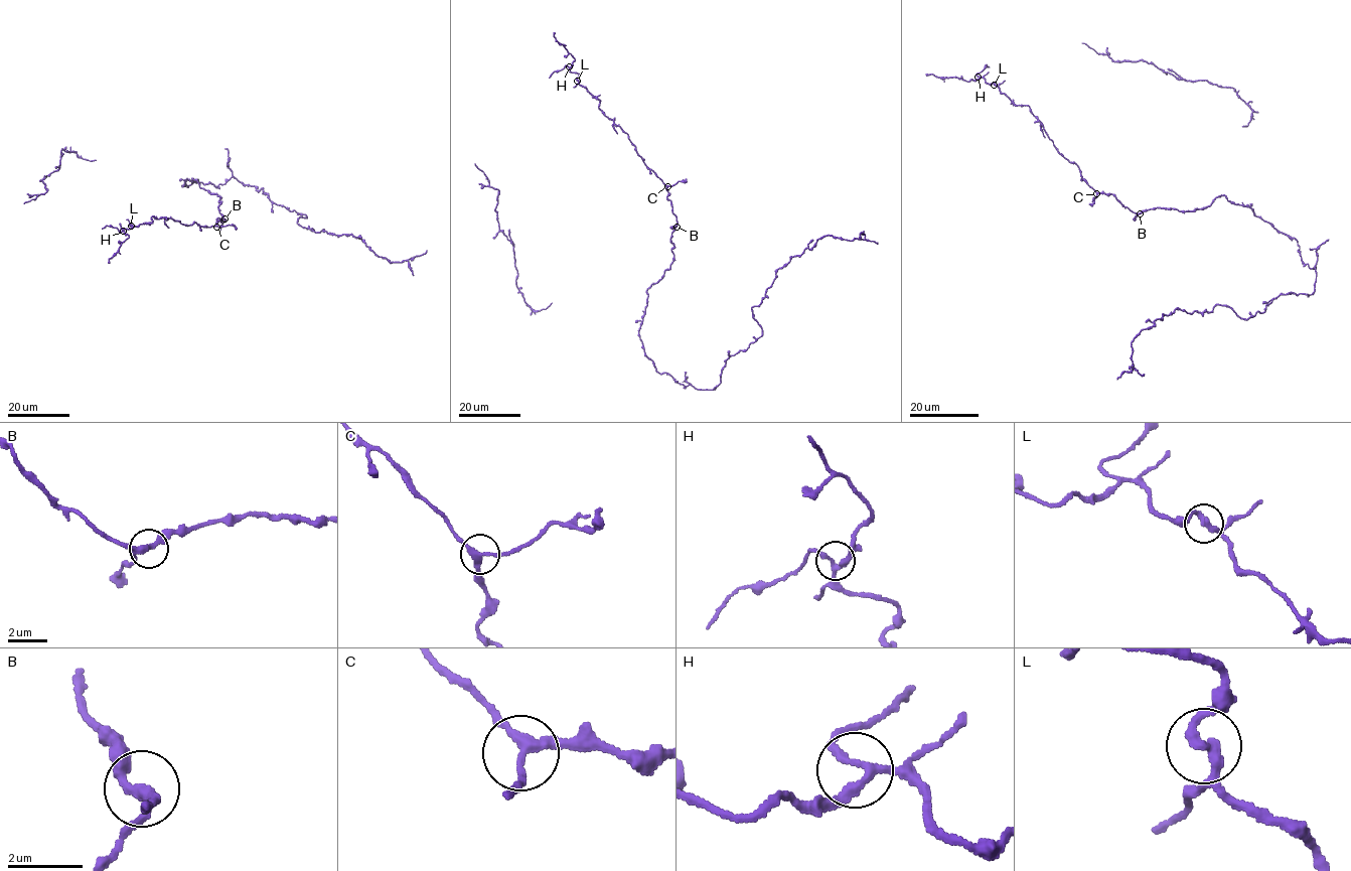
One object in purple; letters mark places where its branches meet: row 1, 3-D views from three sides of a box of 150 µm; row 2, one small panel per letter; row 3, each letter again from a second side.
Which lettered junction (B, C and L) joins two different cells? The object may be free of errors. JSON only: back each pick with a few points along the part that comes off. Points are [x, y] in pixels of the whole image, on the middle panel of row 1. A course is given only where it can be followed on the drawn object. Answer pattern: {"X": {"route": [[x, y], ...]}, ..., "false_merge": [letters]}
{"false_merge": []}

